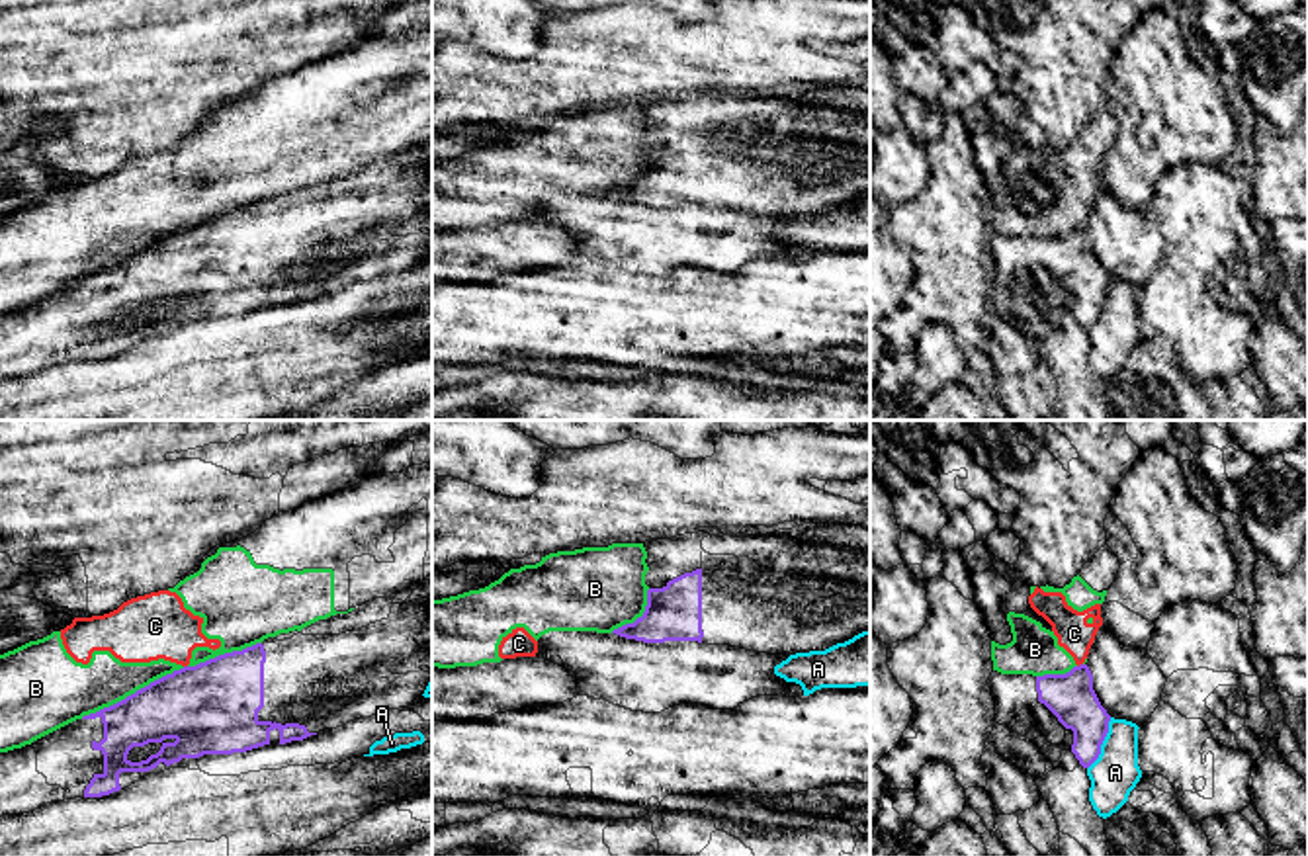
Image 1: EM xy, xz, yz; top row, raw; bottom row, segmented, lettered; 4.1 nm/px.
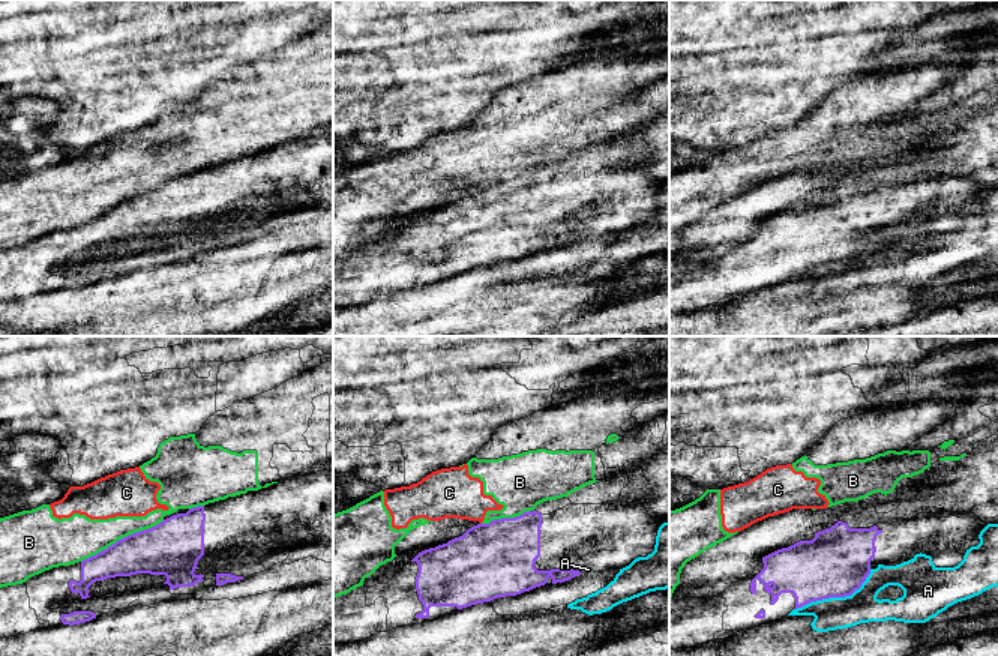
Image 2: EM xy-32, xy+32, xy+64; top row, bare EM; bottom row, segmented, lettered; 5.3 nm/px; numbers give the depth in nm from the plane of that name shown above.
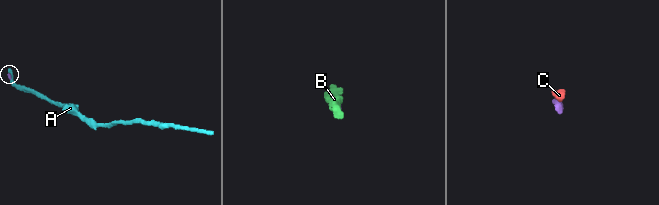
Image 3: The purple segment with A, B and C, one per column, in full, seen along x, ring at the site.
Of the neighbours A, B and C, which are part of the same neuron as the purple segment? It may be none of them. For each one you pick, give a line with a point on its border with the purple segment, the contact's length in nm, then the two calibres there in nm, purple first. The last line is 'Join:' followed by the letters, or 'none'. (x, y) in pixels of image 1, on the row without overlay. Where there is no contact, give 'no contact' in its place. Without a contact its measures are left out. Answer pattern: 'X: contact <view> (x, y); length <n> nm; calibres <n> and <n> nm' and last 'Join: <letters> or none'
Join: none

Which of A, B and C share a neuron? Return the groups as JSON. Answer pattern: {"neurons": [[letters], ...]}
{"neurons": [["A"], ["B", "C"]]}

